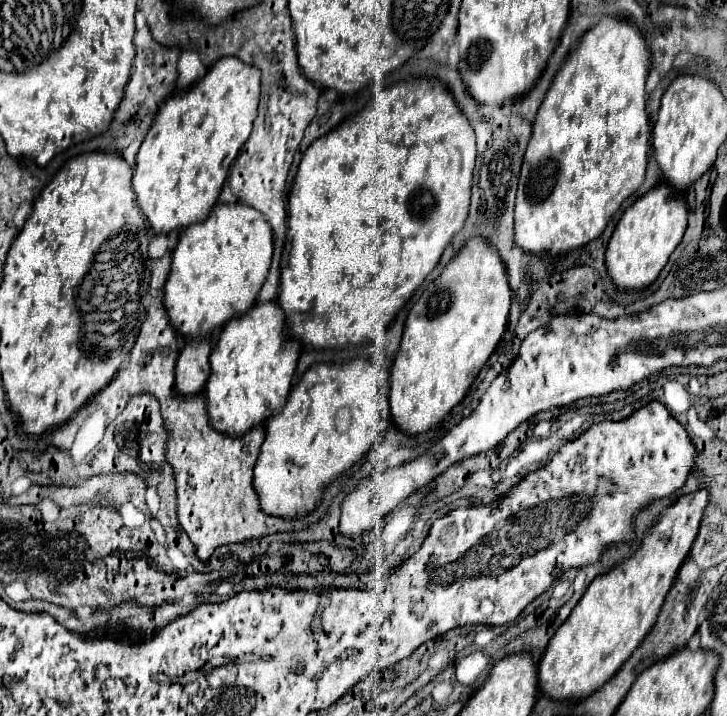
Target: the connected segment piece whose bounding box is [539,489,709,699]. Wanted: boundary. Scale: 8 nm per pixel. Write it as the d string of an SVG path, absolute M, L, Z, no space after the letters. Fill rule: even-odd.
M707 489L679 497L661 511L659 519L629 559L593 579L569 619L551 637L539 663L539 687L545 695L553 699L583 699L591 695L605 685L643 643L655 627L677 571L691 551L707 503Z

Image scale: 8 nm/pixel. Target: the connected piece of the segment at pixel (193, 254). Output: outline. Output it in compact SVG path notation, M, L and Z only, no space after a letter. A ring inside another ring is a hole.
M231 203L231 205L215 205L209 217L197 225L189 225L179 237L177 247L173 249L171 273L165 283L165 309L171 317L171 325L181 335L187 337L207 337L215 327L225 325L231 317L249 311L257 293L267 277L273 255L273 229L257 209L249 209L249 205Z

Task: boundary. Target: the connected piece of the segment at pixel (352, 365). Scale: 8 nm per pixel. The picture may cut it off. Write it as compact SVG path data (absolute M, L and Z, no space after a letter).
M351 359L347 363L319 363L319 365L313 365L305 371L305 375L301 377L301 381L291 389L285 405L281 407L279 413L275 413L267 423L265 423L265 443L261 445L261 453L259 453L259 459L257 459L257 465L255 465L255 479L253 479L253 487L261 499L261 509L269 515L275 515L275 517L297 517L297 515L305 515L309 513L317 499L321 497L323 493L323 487L327 483L331 483L341 471L345 471L347 467L351 467L355 461L359 461L371 447L377 439L381 439L386 434L385 429L389 427L391 423L391 413L389 409L389 371L367 361L367 359Z

